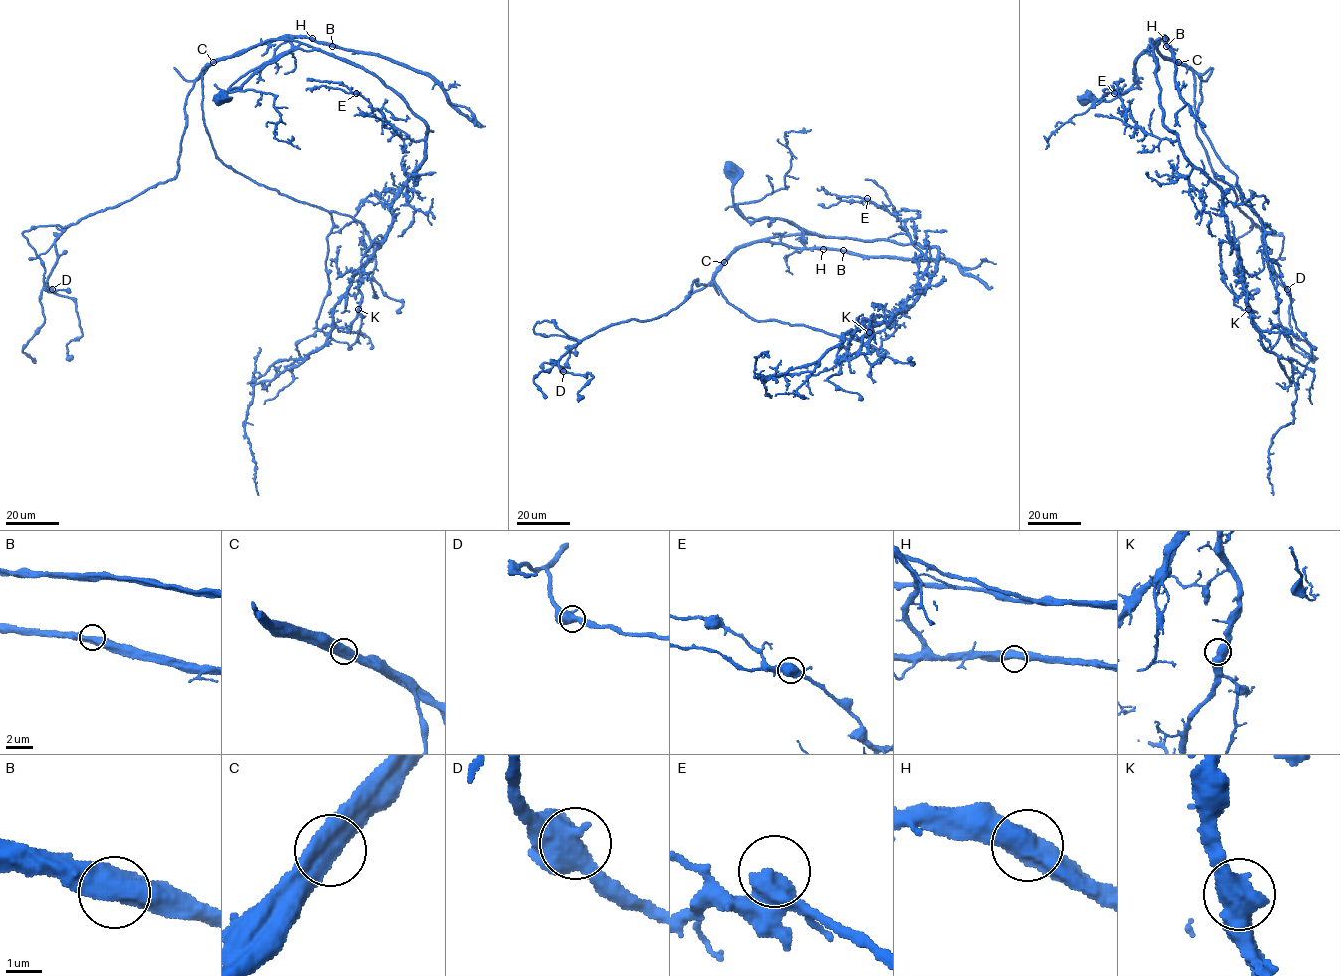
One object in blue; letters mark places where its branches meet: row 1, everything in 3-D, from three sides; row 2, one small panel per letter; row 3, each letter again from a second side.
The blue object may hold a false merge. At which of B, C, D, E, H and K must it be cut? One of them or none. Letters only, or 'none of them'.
C

